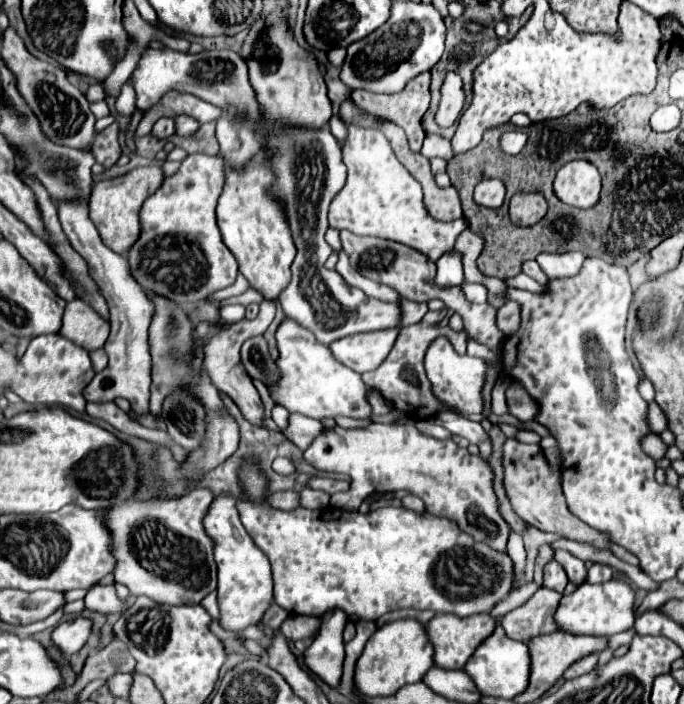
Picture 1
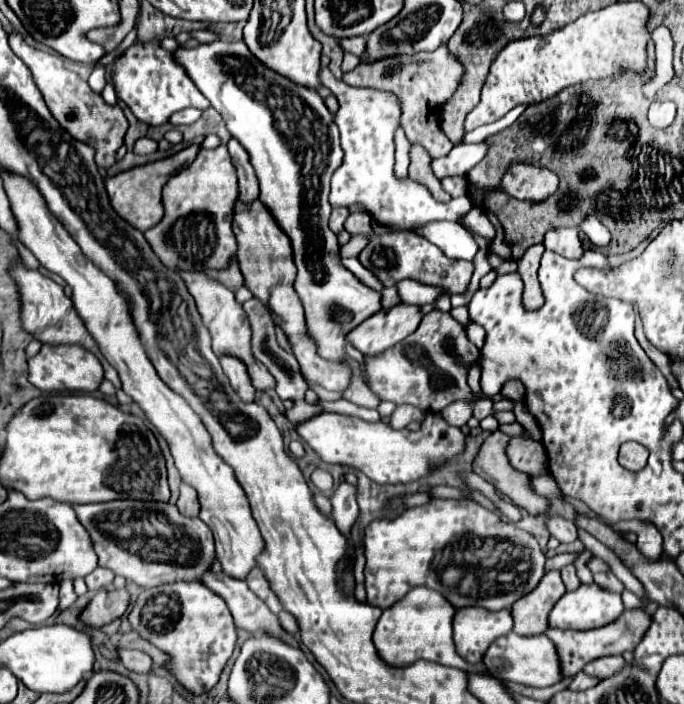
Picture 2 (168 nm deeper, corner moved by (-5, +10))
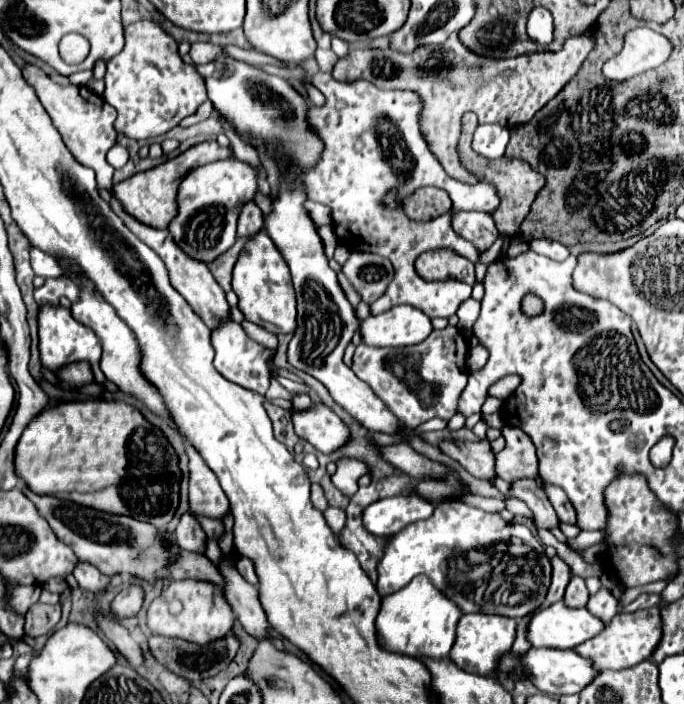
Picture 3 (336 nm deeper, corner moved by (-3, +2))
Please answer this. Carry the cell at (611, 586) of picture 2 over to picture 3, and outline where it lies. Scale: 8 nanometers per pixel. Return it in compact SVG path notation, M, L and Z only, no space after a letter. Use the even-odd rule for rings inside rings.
M600 588L596 594L590 596L586 608L592 608L592 612L596 612L596 616L600 616L604 622L610 622L612 616L618 612L618 600L612 596L610 590Z

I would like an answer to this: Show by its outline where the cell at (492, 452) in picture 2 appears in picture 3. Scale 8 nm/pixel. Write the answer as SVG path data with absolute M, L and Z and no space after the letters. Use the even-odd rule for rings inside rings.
M490 440L480 442L440 442L438 448L450 458L458 460L474 478L492 482L496 478L496 456L490 448Z

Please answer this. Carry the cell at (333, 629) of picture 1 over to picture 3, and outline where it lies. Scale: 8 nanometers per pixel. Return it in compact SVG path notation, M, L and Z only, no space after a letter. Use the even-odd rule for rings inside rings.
M340 460L336 474L332 476L332 482L346 498L352 498L358 490L358 478L366 472L368 468L358 460Z

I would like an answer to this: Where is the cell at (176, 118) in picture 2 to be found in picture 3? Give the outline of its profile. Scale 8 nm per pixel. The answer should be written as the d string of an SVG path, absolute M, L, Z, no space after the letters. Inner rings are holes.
M206 100L192 116L188 116L188 118L184 118L182 122L180 122L180 126L184 126L184 128L188 128L188 126L194 126L194 124L198 124L198 122L202 122L202 120L206 120L206 118L210 118L210 114L212 114L212 104Z

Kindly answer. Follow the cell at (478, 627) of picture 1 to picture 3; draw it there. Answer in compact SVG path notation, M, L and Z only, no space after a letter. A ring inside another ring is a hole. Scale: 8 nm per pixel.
M464 614L458 622L456 642L450 652L450 660L458 668L470 674L488 676L496 670L500 654L512 648L514 636L516 636L516 620L504 618L504 616L488 616L488 614Z

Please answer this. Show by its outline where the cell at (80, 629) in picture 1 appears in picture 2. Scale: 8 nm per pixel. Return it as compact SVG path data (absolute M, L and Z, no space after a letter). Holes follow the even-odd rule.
M126 588L120 590L100 590L94 600L86 606L80 620L86 626L104 626L116 618L122 618L130 606L130 592Z

